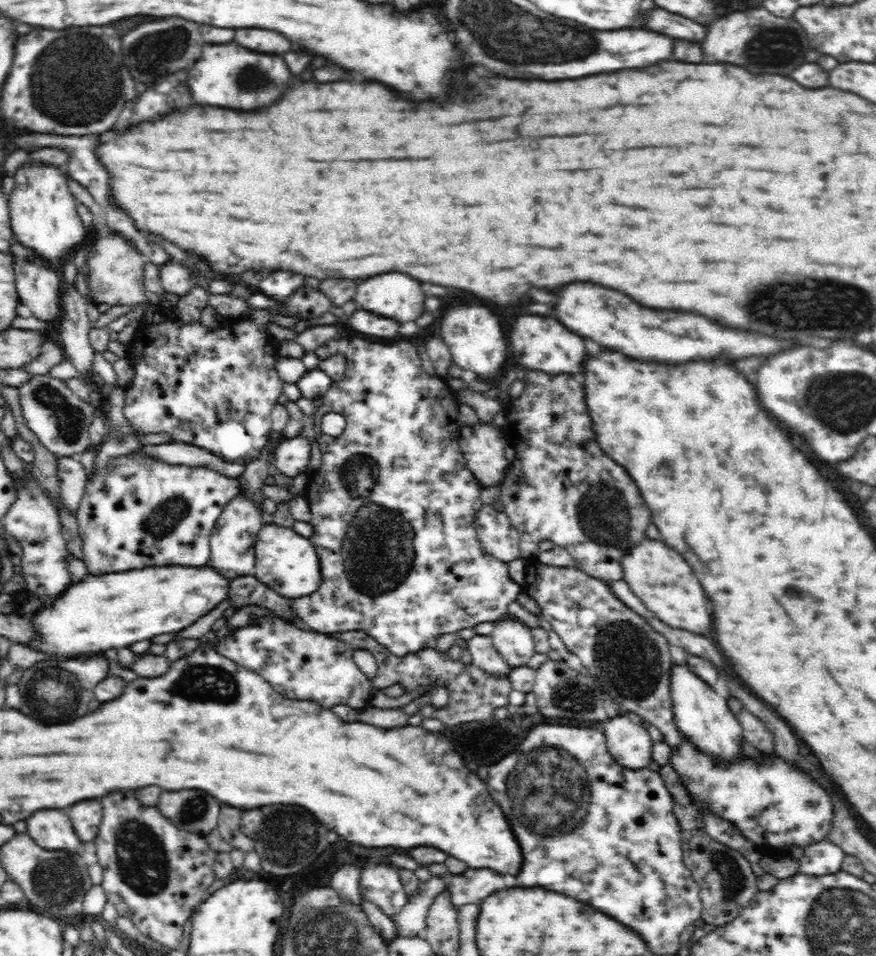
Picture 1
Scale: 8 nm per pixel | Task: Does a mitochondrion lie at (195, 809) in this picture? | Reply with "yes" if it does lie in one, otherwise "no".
yes

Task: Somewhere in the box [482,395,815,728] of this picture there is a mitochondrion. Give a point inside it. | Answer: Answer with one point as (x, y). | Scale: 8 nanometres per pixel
(630, 656)

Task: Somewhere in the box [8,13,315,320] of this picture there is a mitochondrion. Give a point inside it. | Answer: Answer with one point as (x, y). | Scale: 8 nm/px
(86, 92)

